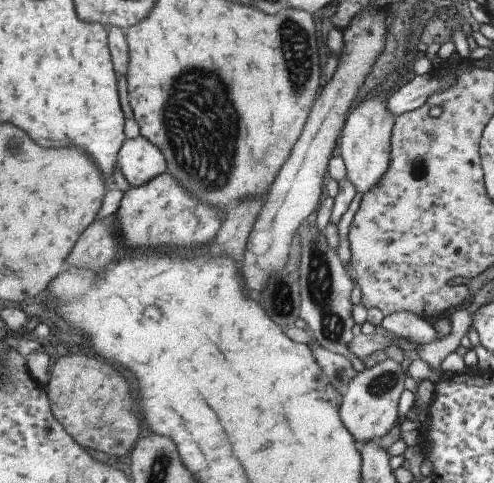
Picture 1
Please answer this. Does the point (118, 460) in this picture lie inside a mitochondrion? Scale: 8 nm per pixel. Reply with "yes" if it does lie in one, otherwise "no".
no

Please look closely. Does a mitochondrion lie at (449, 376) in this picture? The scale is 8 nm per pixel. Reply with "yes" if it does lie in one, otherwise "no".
no

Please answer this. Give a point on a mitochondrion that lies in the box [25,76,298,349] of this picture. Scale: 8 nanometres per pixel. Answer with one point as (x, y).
(282, 298)

